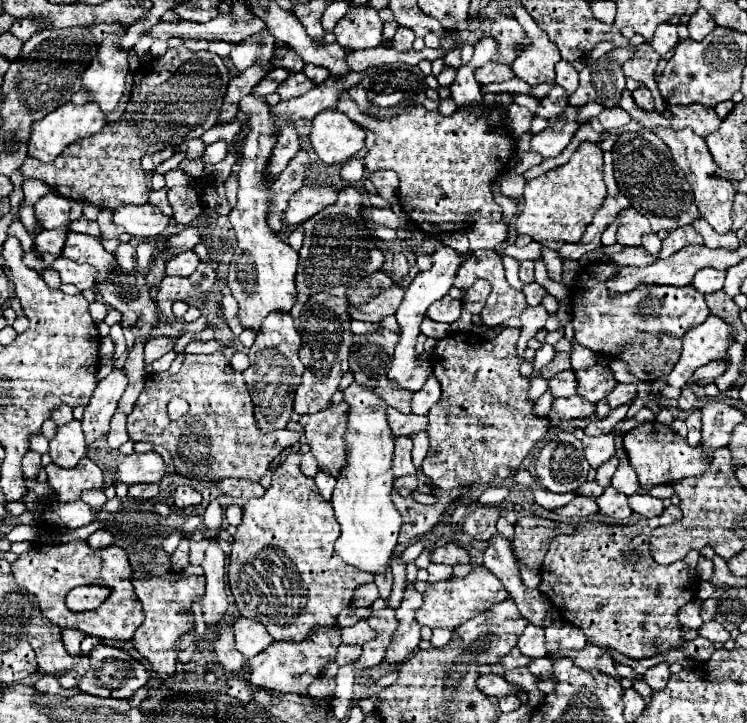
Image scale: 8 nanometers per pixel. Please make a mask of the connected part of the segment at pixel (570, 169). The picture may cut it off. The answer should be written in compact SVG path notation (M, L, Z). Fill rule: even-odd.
M583 142L567 164L527 180L523 212L515 220L515 230L517 234L527 234L551 250L559 250L567 242L581 240L605 196L603 152L599 144Z

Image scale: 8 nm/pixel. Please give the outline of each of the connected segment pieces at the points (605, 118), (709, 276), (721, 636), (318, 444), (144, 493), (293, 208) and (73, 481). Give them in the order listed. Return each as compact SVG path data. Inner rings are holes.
M615 106L615 108L605 108L597 118L599 118L603 130L623 128L623 126L631 120L631 116L629 116L623 108L619 108L619 106Z
M699 270L693 278L693 286L701 292L701 294L713 294L719 292L723 288L725 282L725 272L723 270Z
M715 620L703 624L697 632L699 632L699 636L703 636L703 638L707 638L711 642L721 642L721 644L725 644L731 638L731 634L721 624L717 624Z
M345 402L329 406L317 414L305 414L299 420L305 426L305 438L311 448L311 454L317 460L317 468L335 478L339 476L347 460L347 448L343 444L343 434L347 426L345 420Z
M135 484L129 486L129 496L137 498L137 500L149 500L155 498L159 494L159 486L157 484Z
M303 186L289 198L289 204L283 212L283 228L303 224L335 200L337 192L331 186Z
M83 458L75 468L57 468L55 464L45 466L47 470L47 482L51 484L51 490L59 494L61 502L73 502L79 500L83 490L103 488L103 472L101 468L89 460Z

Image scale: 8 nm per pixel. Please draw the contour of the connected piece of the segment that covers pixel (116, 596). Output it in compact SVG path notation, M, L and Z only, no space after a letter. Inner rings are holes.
M75 540L69 544L39 544L21 554L13 562L13 576L19 586L35 594L41 612L55 622L59 628L75 628L87 636L111 638L111 640L131 640L135 630L143 624L143 608L139 598L131 586L131 566L127 560L127 552L117 546L107 546L101 550L93 550L83 540ZM83 584L101 584L111 588L111 596L91 612L71 612L65 606L65 596L75 586Z

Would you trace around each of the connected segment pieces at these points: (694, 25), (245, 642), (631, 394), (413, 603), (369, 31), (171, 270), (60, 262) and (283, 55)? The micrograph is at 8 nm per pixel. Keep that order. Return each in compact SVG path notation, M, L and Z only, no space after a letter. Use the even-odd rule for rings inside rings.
M699 8L699 10L691 16L691 20L689 20L687 28L689 28L689 32L691 32L691 38L693 38L693 40L703 40L709 32L713 32L715 22L711 20L711 14L709 14L707 10Z
M235 618L233 634L235 634L235 648L247 660L263 652L273 642L273 638L269 636L267 628L261 622L247 620L247 618Z
M617 384L607 398L609 398L609 406L617 408L621 404L631 404L635 396L637 396L637 386L635 384Z
M409 586L405 590L401 606L395 610L395 618L397 618L399 626L397 626L397 630L391 638L391 644L385 652L385 658L383 658L385 664L405 662L411 656L411 652L417 648L417 644L421 642L421 634L419 634L421 626L415 620L415 612L421 606L421 602L423 602L423 598L415 590L415 586Z
M365 4L349 10L333 30L337 42L349 50L375 48L381 42L383 22L377 10L369 10Z
M183 252L177 256L171 256L167 260L167 268L165 268L165 276L191 276L195 272L199 264L199 258L195 252Z
M57 256L57 260L47 266L51 270L55 270L61 276L63 284L75 284L81 292L87 288L93 288L95 284L95 270L87 264L75 264L73 260L67 260L65 256Z
M275 48L275 56L271 58L271 68L287 68L289 72L303 70L305 62L291 48Z

